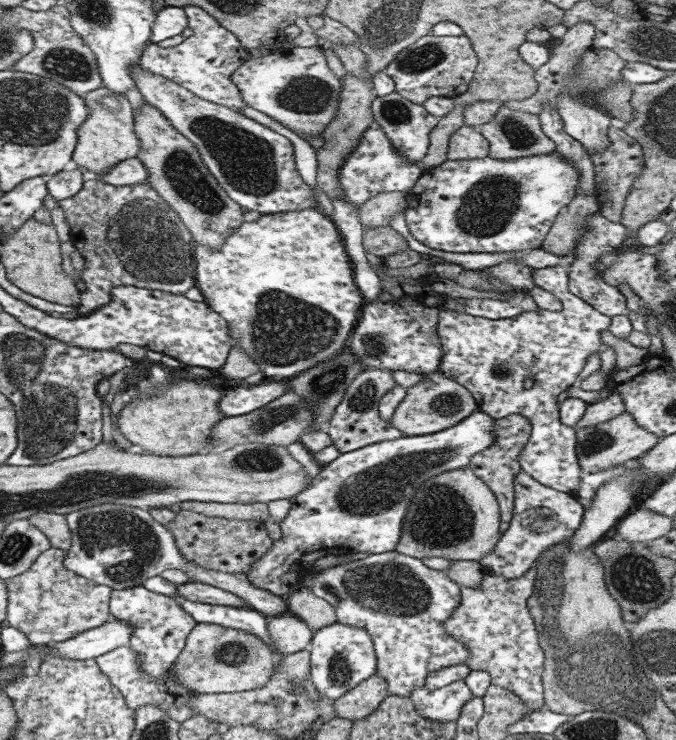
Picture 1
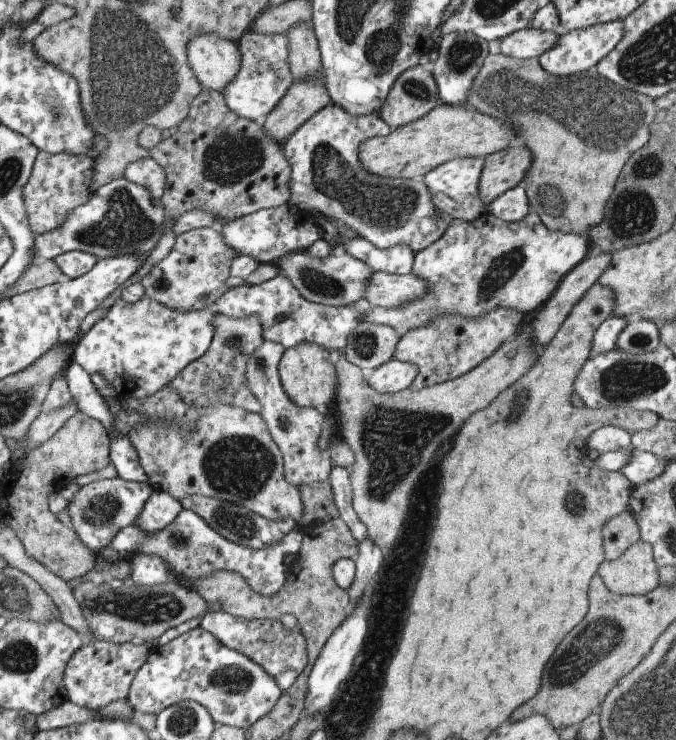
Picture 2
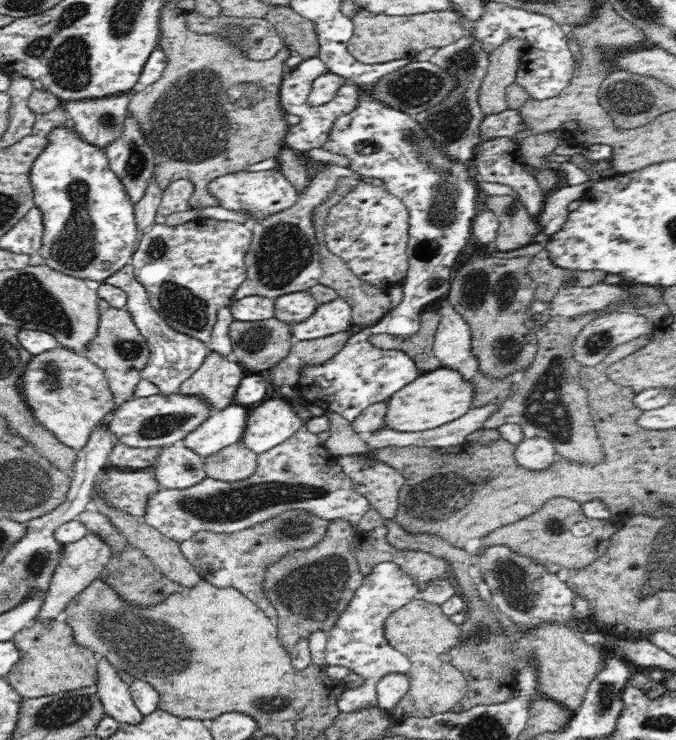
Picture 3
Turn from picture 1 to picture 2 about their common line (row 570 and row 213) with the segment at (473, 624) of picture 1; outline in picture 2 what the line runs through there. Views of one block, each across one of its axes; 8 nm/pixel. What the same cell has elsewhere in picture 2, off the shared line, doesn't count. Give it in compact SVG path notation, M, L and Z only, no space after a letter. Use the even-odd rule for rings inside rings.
M488 211L472 222L453 218L446 232L436 242L415 253L411 273L425 281L427 293L421 299L400 306L368 306L362 321L392 327L401 338L410 330L441 319L443 314L478 320L494 309L512 309L530 318L553 295L562 278L590 253L588 237L549 230L534 211L513 223L504 223Z

